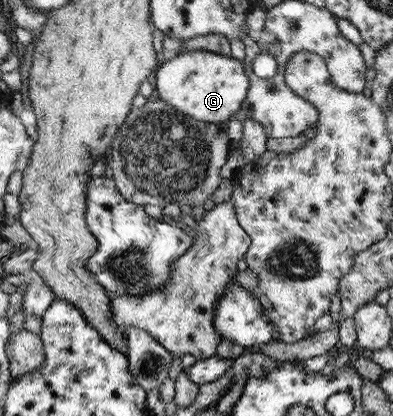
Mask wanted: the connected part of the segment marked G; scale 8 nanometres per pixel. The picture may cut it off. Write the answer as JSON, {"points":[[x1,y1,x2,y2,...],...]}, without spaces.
{"points":[[188,50,166,56,162,65,158,67,155,77,156,91,158,91,160,100,178,108,178,111,193,116,193,119,222,125,225,125,234,114,238,113,238,110,242,109,242,102,246,99,249,88,244,63,222,52,206,50]]}

